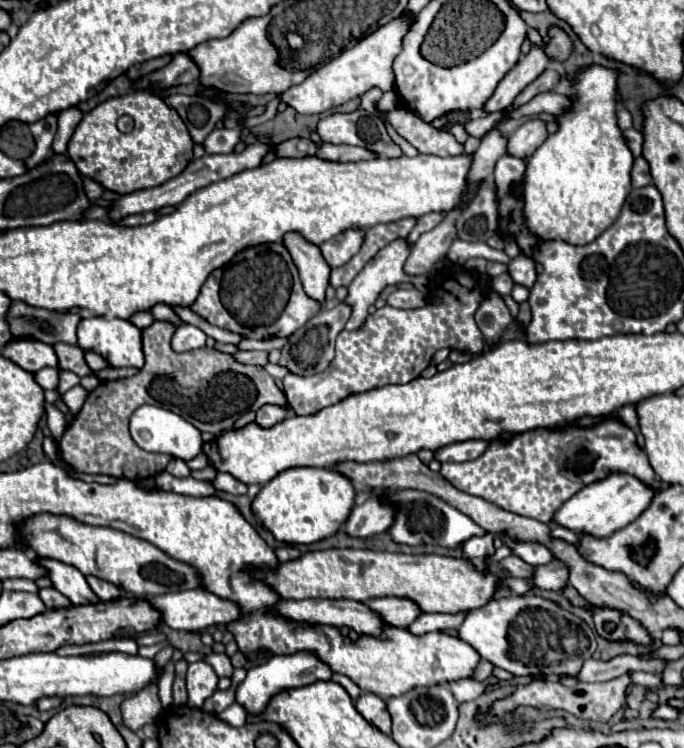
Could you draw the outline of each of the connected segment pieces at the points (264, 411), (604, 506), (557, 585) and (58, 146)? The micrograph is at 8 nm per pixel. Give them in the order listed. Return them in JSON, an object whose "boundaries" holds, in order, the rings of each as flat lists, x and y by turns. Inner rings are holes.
{"boundaries":[[[266,406,266,408,260,408,256,412,256,424,260,428,272,428,274,424,282,422,286,418,286,408,274,408,274,406]],[[610,474,606,480,588,484,580,492,576,492,570,500,566,500,552,516,552,522,576,534,608,538,616,530,636,520,650,506,652,498,654,498,654,490,646,488,646,484,642,484,638,478,626,476,626,474]],[[552,560,546,566,536,566,530,580,540,590,556,590,556,592,562,590,562,584,568,584,566,568,562,568,558,560]],[[68,108,66,112,58,114,58,132,52,144,52,154,66,154,66,144,80,120,82,120,82,112,78,108]]]}

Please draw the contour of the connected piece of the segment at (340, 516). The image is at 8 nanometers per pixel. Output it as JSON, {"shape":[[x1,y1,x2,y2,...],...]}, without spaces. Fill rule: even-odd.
{"shape":[[290,468,260,486,252,502,254,516,284,544,312,544,336,534,354,504,354,486,328,468]]}

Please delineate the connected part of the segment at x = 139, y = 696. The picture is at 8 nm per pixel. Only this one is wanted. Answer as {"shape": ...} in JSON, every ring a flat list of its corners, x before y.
{"shape":[[150,682,146,688,124,698,122,702,122,722,132,732,142,730,142,726,148,722,156,722,160,714,162,714,162,704,158,698,156,682]]}

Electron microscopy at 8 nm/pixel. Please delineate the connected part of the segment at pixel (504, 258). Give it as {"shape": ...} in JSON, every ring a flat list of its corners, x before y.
{"shape":[[456,239,450,247,448,259,454,265,464,265,468,257,482,257,486,260,498,263,508,263,508,256,503,250,494,250,485,242,466,242,461,239]]}

